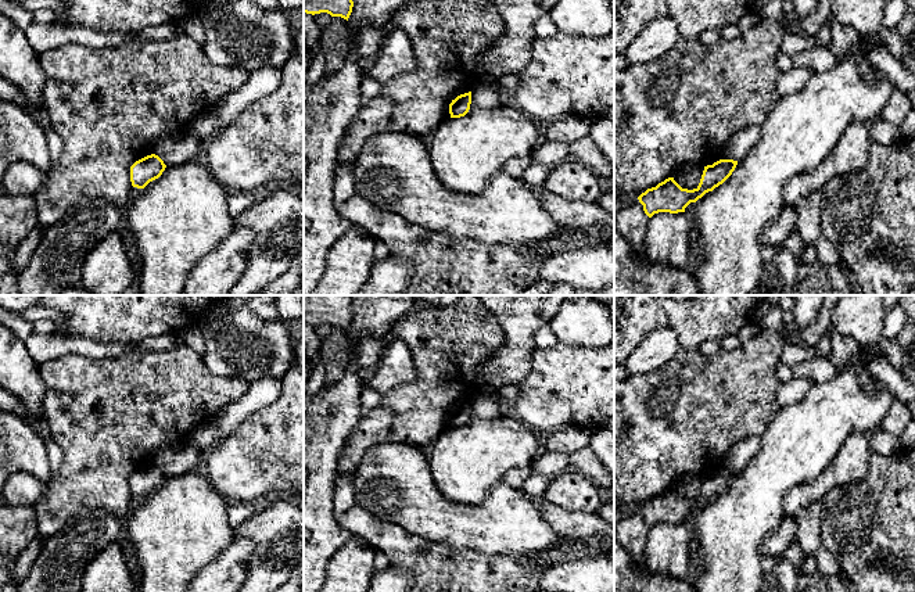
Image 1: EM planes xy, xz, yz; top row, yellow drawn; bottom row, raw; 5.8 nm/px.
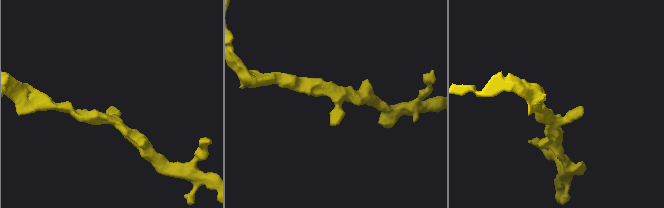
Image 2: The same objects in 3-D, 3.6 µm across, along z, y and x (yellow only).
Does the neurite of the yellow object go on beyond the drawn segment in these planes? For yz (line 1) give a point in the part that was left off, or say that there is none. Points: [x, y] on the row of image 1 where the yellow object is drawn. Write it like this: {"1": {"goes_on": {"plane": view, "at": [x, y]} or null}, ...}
{"1": {"goes_on": null}}

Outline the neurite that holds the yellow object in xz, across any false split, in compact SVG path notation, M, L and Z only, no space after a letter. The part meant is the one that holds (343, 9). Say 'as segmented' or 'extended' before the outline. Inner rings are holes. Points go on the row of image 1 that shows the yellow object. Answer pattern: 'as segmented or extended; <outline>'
as segmented; M304 0L304 12L320 14L327 12L331 17L341 17L348 21L352 12L352 0Z

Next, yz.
as segmented; M720 159L704 166L700 183L693 190L682 189L674 177L668 177L656 187L647 189L638 200L649 218L659 212L685 212L690 202L696 202L706 193L722 184L732 175L736 165L738 161Z

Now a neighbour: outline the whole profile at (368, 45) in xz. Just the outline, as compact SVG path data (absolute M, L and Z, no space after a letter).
M374 28L363 29L356 39L358 64L363 78L367 76L370 68L374 65L384 39L385 33Z

